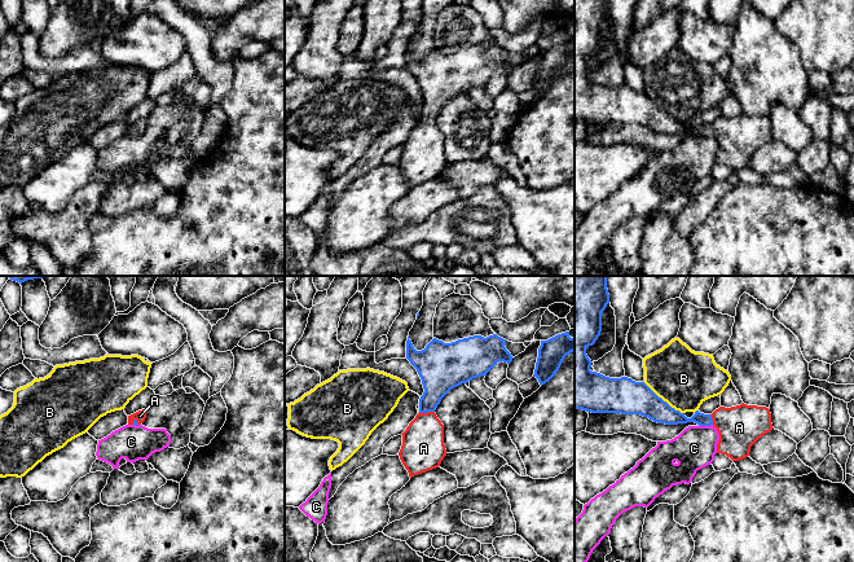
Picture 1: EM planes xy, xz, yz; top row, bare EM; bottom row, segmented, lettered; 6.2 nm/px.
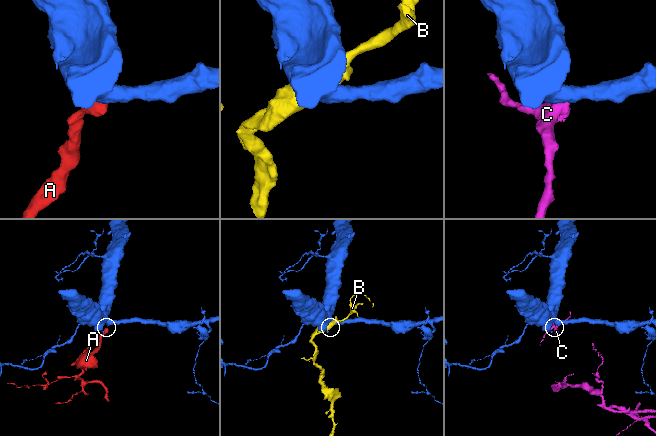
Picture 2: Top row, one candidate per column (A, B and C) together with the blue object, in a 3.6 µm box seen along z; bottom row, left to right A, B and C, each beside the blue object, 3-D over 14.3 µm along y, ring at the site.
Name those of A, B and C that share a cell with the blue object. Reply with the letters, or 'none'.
A

